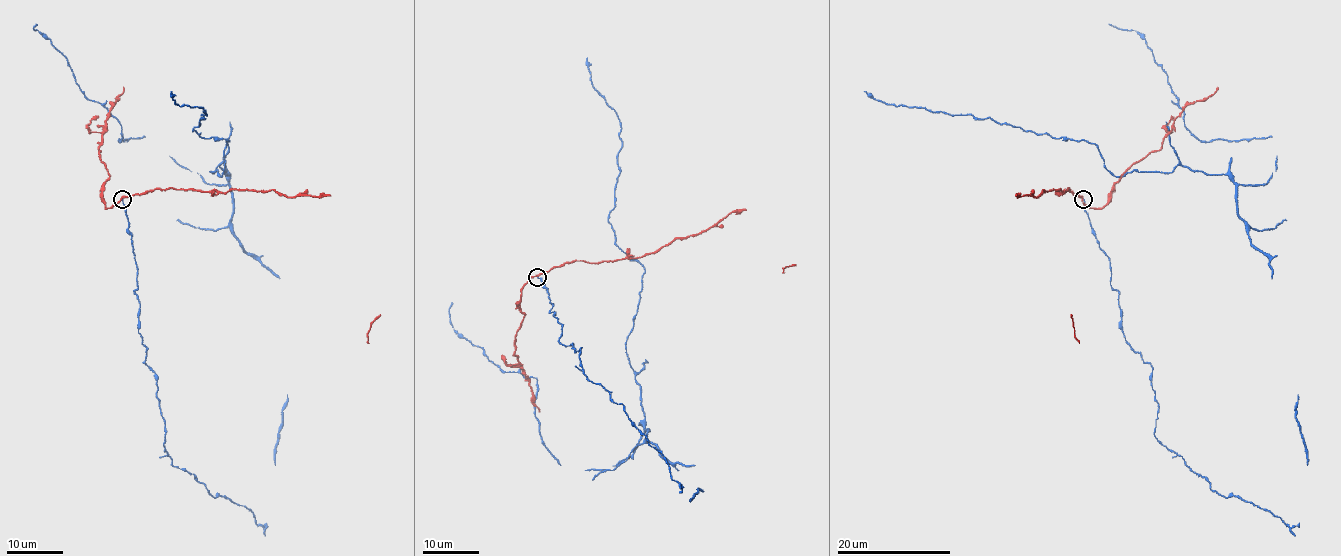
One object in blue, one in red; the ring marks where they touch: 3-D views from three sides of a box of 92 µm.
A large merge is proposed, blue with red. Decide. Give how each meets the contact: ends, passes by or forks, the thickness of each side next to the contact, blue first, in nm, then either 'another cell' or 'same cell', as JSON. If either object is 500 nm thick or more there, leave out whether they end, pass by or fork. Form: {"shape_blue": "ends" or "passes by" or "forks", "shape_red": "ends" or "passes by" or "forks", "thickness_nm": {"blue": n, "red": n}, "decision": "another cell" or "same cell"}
{"shape_blue": "ends", "shape_red": "passes by", "thickness_nm": {"blue": 120, "red": 240}, "decision": "another cell"}

